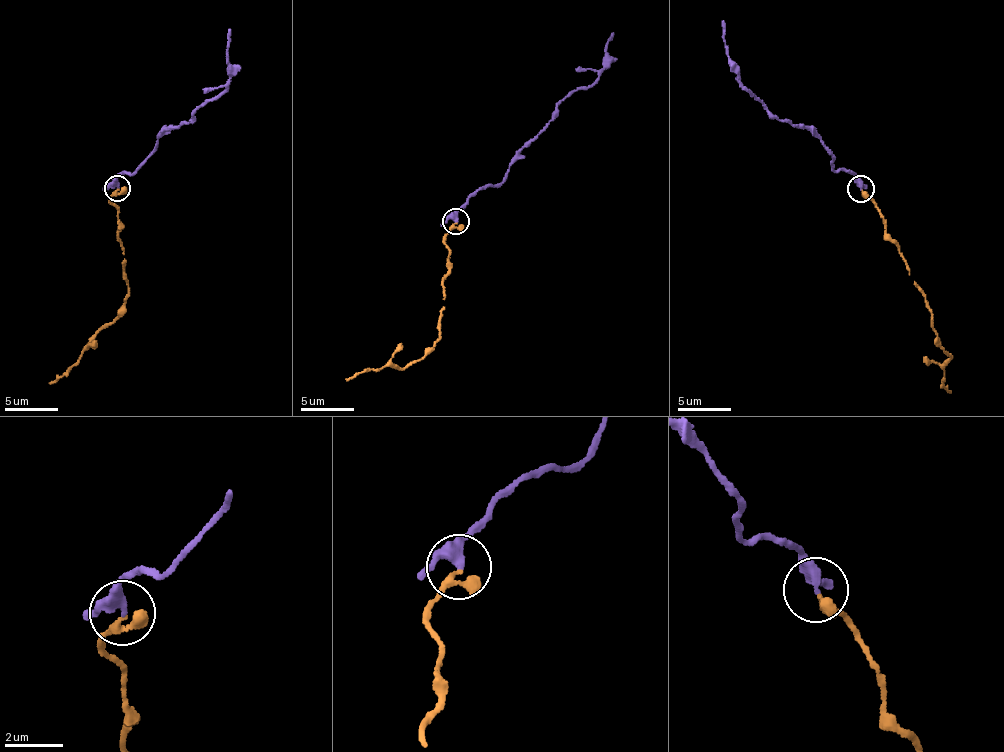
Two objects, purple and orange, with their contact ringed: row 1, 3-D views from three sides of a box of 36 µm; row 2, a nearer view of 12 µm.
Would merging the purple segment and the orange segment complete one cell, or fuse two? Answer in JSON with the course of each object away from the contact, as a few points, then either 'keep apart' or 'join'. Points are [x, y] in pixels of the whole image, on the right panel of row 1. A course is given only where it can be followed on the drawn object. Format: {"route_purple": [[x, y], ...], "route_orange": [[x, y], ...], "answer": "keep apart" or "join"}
{"route_purple": [[860, 189], [857, 177], [834, 168], [817, 135], [770, 113], [744, 88], [738, 67], [728, 57], [722, 21]], "route_orange": [[862, 190], [926, 298], [936, 342], [950, 357], [943, 380], [951, 392]], "answer": "join"}

